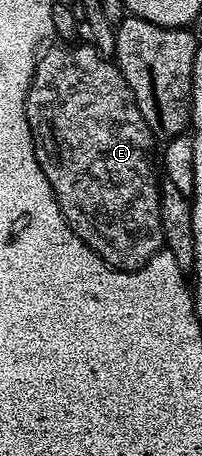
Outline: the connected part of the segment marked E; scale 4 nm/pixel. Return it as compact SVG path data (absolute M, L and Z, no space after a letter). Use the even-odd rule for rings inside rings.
M90 43L77 45L78 44L75 44L73 47L62 47L66 49L48 50L49 48L47 48L45 52L39 56L35 64L34 78L32 79L30 90L26 96L26 118L28 119L28 127L32 131L36 159L40 163L40 167L44 171L44 175L50 185L58 185L58 177L62 177L62 173L58 173L58 169L70 169L70 165L58 165L58 161L66 161L66 153L86 153L86 161L90 161L90 177L122 177L122 185L138 185L138 193L142 193L142 201L138 201L138 209L134 209L134 205L130 205L130 217L134 217L134 221L138 221L138 229L142 229L142 233L146 233L146 237L150 237L150 241L142 241L142 245L146 245L146 253L156 253L159 249L163 248L164 243L158 239L158 228L161 227L159 201L160 181L159 178L154 178L153 169L154 163L156 165L156 155L154 159L155 135L148 127L148 123L144 123L144 115L140 115L140 107L136 103L136 95L132 95L132 87L128 87L128 83L124 79L124 75L118 69L117 64L115 64L113 60L102 57Z

